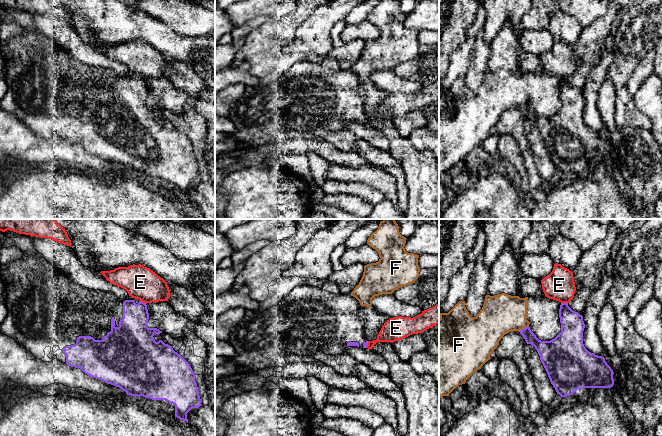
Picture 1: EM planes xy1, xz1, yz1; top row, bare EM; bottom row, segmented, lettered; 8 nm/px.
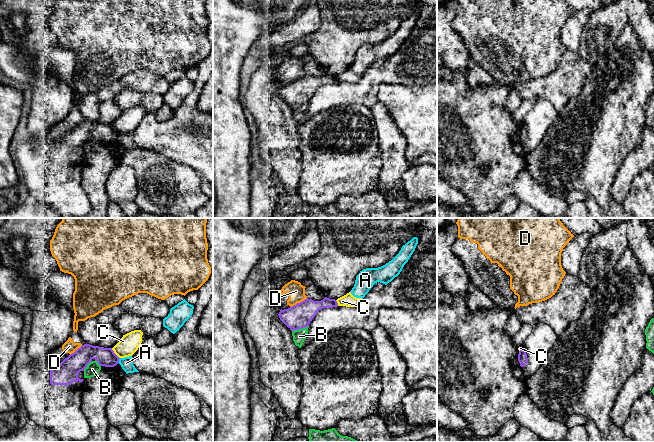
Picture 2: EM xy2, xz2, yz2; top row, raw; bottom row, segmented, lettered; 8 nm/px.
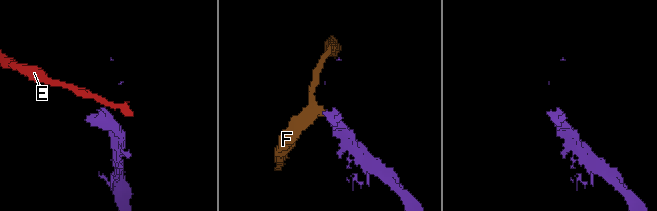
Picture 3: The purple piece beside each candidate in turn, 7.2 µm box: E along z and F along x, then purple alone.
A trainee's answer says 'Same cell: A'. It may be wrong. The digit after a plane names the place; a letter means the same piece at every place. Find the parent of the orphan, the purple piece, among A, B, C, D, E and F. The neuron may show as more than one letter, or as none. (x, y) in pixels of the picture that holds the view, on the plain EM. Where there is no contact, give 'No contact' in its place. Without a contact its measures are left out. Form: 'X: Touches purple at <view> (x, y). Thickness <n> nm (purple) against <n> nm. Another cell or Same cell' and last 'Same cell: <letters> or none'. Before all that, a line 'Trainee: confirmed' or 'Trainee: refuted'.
Trainee: refuted
A: Touches purple at xy2 (118, 136). Thickness 150 nm (purple) against 100 nm. Another cell
B: Touches purple at xz2 (300, 104). Thickness 200 nm (purple) against 100 nm. Another cell
C: Touches purple at xy2 (114, 129). Thickness 150 nm (purple) against 160 nm. Another cell
D: Touches purple at xz2 (298, 79). Thickness 200 nm (purple) against 140 nm. Another cell
E: Touches purple at yz1 (564, 79). Thickness 190 nm (purple) against 240 nm. Another cell
F: Touches purple at yz1 (523, 104). Thickness 140 nm (purple) against 320 nm. Another cell
Same cell: none

